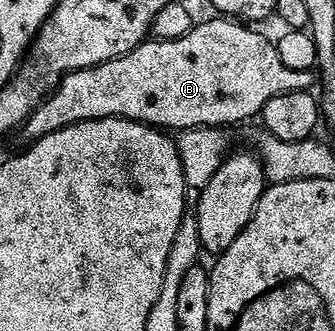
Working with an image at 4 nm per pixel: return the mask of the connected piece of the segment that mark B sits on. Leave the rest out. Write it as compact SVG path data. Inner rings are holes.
M215 16L212 22L200 21L194 28L185 35L181 40L176 42L161 42L158 40L148 40L143 45L138 46L133 52L129 52L125 56L115 58L111 62L106 62L100 66L93 68L85 68L84 70L74 70L72 74L68 74L50 94L47 99L41 102L38 108L27 117L27 121L21 127L21 134L28 138L28 143L34 144L42 140L45 136L61 132L70 126L76 126L82 122L100 122L106 118L127 118L130 122L145 122L149 126L156 127L164 132L182 132L184 130L199 130L203 126L212 128L232 128L238 122L243 122L246 118L258 119L263 113L265 104L269 104L269 100L273 100L282 94L292 94L293 92L301 92L302 90L310 91L312 71L297 72L293 68L288 68L281 61L278 45L274 41L271 42L263 34L258 34L258 29L248 28L242 21L232 20L226 16Z

